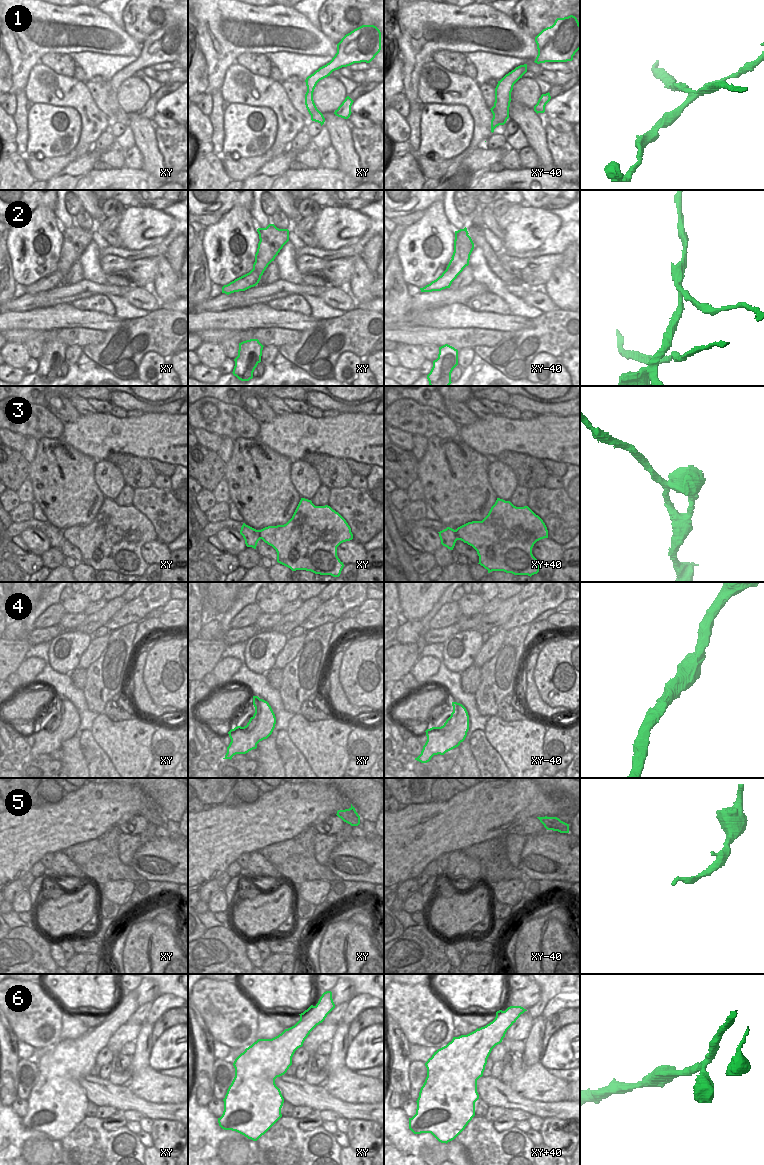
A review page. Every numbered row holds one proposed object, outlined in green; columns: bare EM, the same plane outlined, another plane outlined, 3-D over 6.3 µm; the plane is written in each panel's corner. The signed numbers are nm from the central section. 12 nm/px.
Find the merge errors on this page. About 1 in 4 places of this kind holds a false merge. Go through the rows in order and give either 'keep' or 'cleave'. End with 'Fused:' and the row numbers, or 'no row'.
1: cleave
2: cleave
3: keep
4: keep
5: keep
6: keep
Fused: 1, 2

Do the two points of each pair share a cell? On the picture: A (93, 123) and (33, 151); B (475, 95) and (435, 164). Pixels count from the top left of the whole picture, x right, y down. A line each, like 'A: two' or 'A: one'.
A: two
B: one

